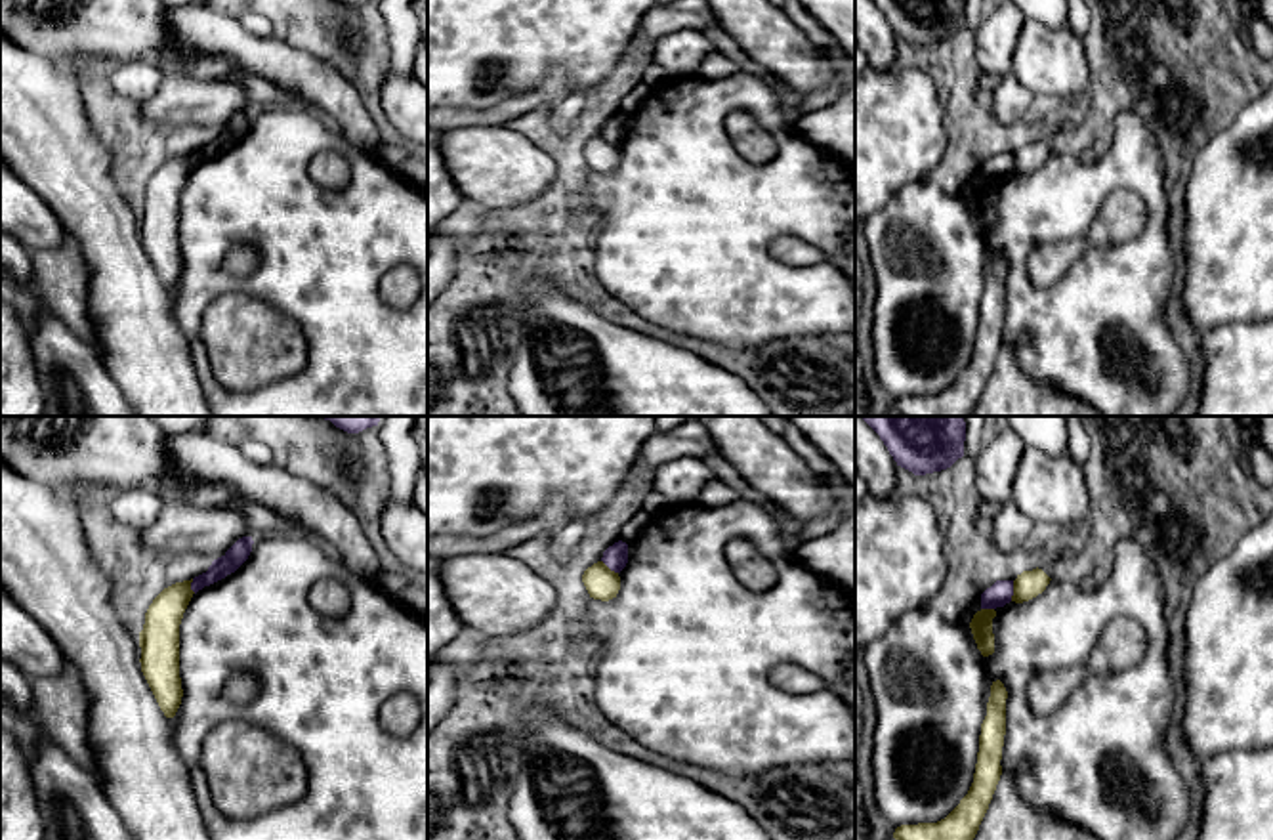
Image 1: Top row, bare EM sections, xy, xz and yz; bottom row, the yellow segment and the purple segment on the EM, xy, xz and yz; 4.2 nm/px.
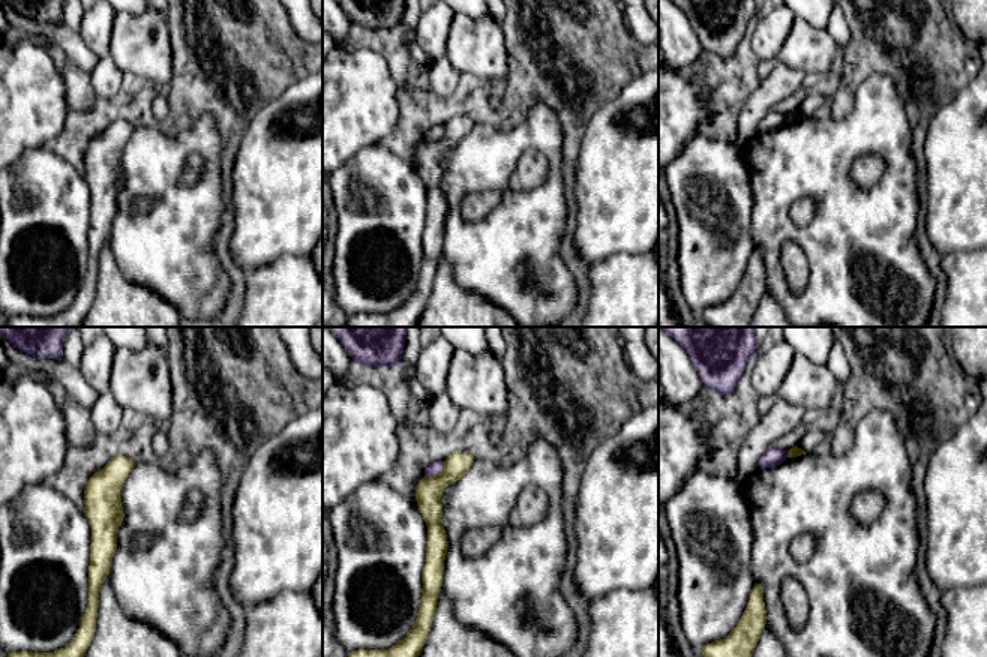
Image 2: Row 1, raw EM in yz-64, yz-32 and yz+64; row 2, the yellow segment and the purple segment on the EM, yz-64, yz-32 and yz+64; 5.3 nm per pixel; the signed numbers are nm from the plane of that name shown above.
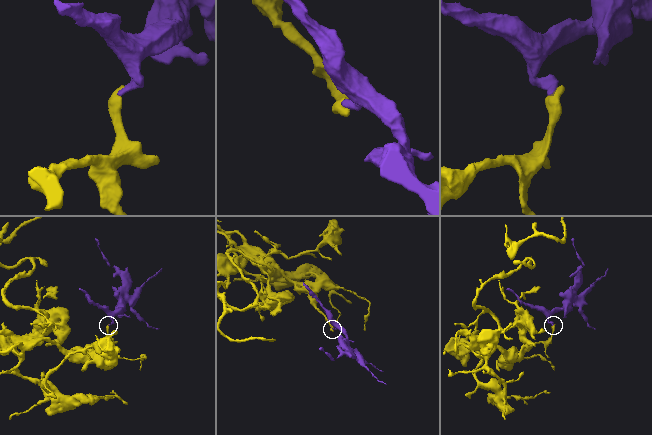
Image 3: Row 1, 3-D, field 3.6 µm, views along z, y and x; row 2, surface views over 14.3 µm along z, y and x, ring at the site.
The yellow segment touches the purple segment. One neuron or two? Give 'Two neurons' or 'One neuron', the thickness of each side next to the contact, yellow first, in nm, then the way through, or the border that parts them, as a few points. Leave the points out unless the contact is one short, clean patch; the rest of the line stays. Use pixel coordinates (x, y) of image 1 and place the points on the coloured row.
Two neurons. Thickness 120 nm (yellow) against 100 nm. Boundary: yz (1014, 581), (1010, 600)

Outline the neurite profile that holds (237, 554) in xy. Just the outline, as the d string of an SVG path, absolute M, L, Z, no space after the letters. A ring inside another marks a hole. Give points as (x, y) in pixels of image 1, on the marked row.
M252 536L239 538L221 557L212 561L206 573L193 578L191 590L197 594L204 586L210 586L235 573L248 559L252 544Z

